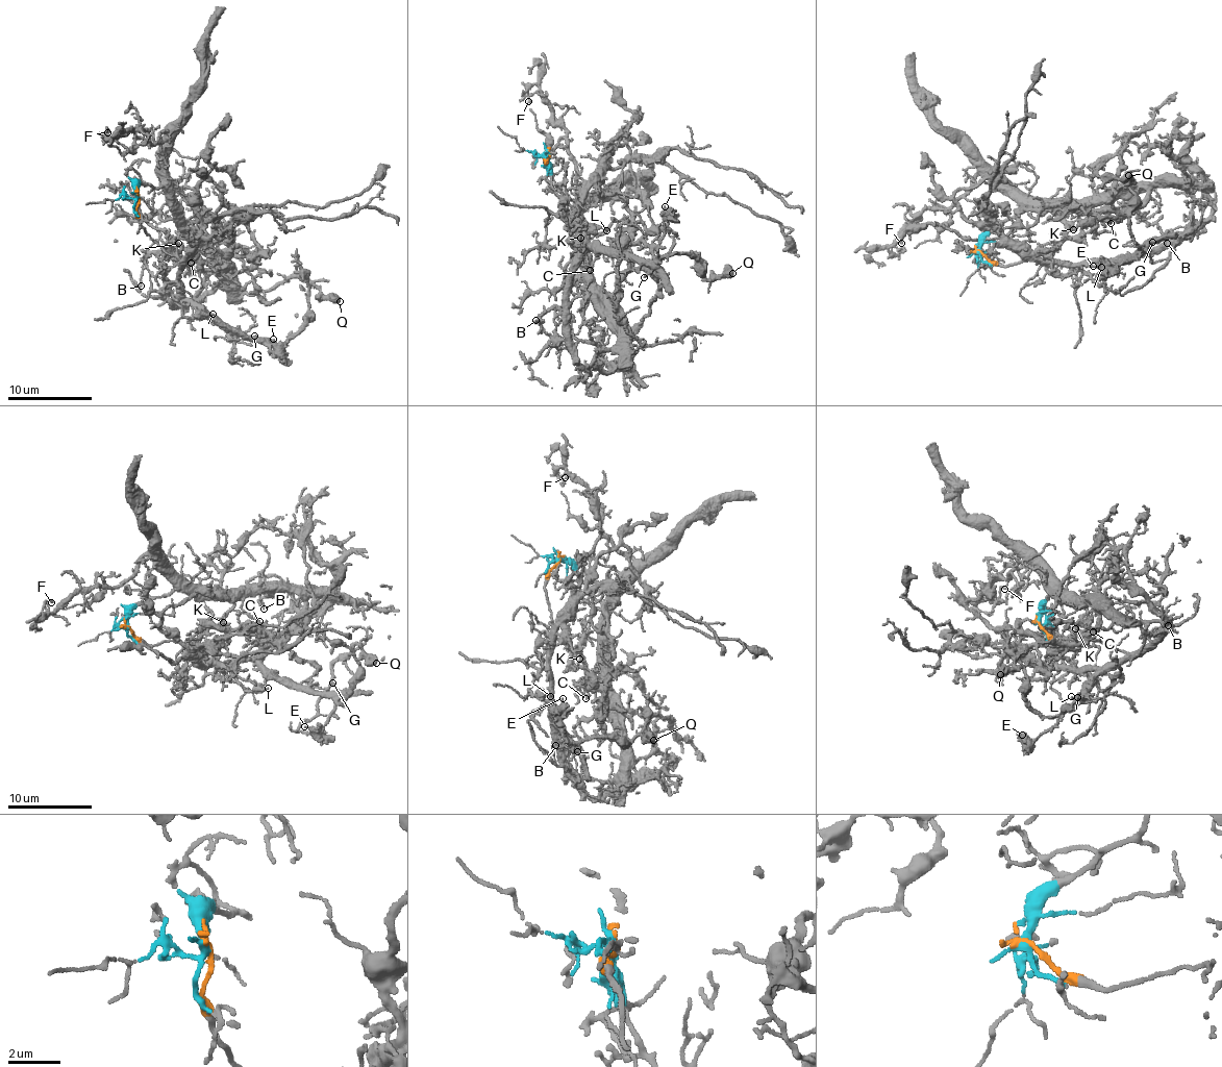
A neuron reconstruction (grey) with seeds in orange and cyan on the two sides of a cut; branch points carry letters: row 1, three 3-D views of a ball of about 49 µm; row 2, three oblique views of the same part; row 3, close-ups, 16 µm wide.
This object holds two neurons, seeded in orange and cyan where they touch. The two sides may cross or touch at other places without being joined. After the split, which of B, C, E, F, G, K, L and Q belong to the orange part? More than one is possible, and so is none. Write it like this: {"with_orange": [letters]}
{"with_orange": ["E", "G", "L", "Q"]}

